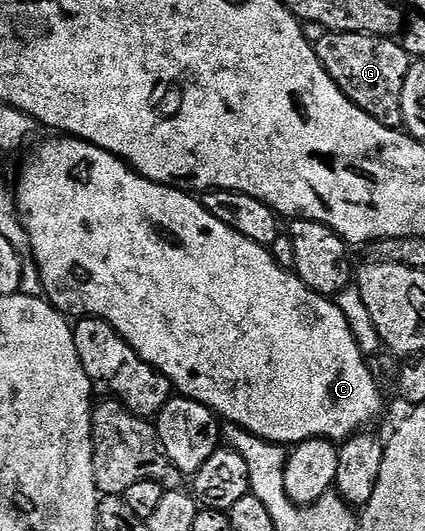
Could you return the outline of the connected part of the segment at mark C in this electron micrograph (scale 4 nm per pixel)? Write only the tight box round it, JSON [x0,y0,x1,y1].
[19,138,381,445]

